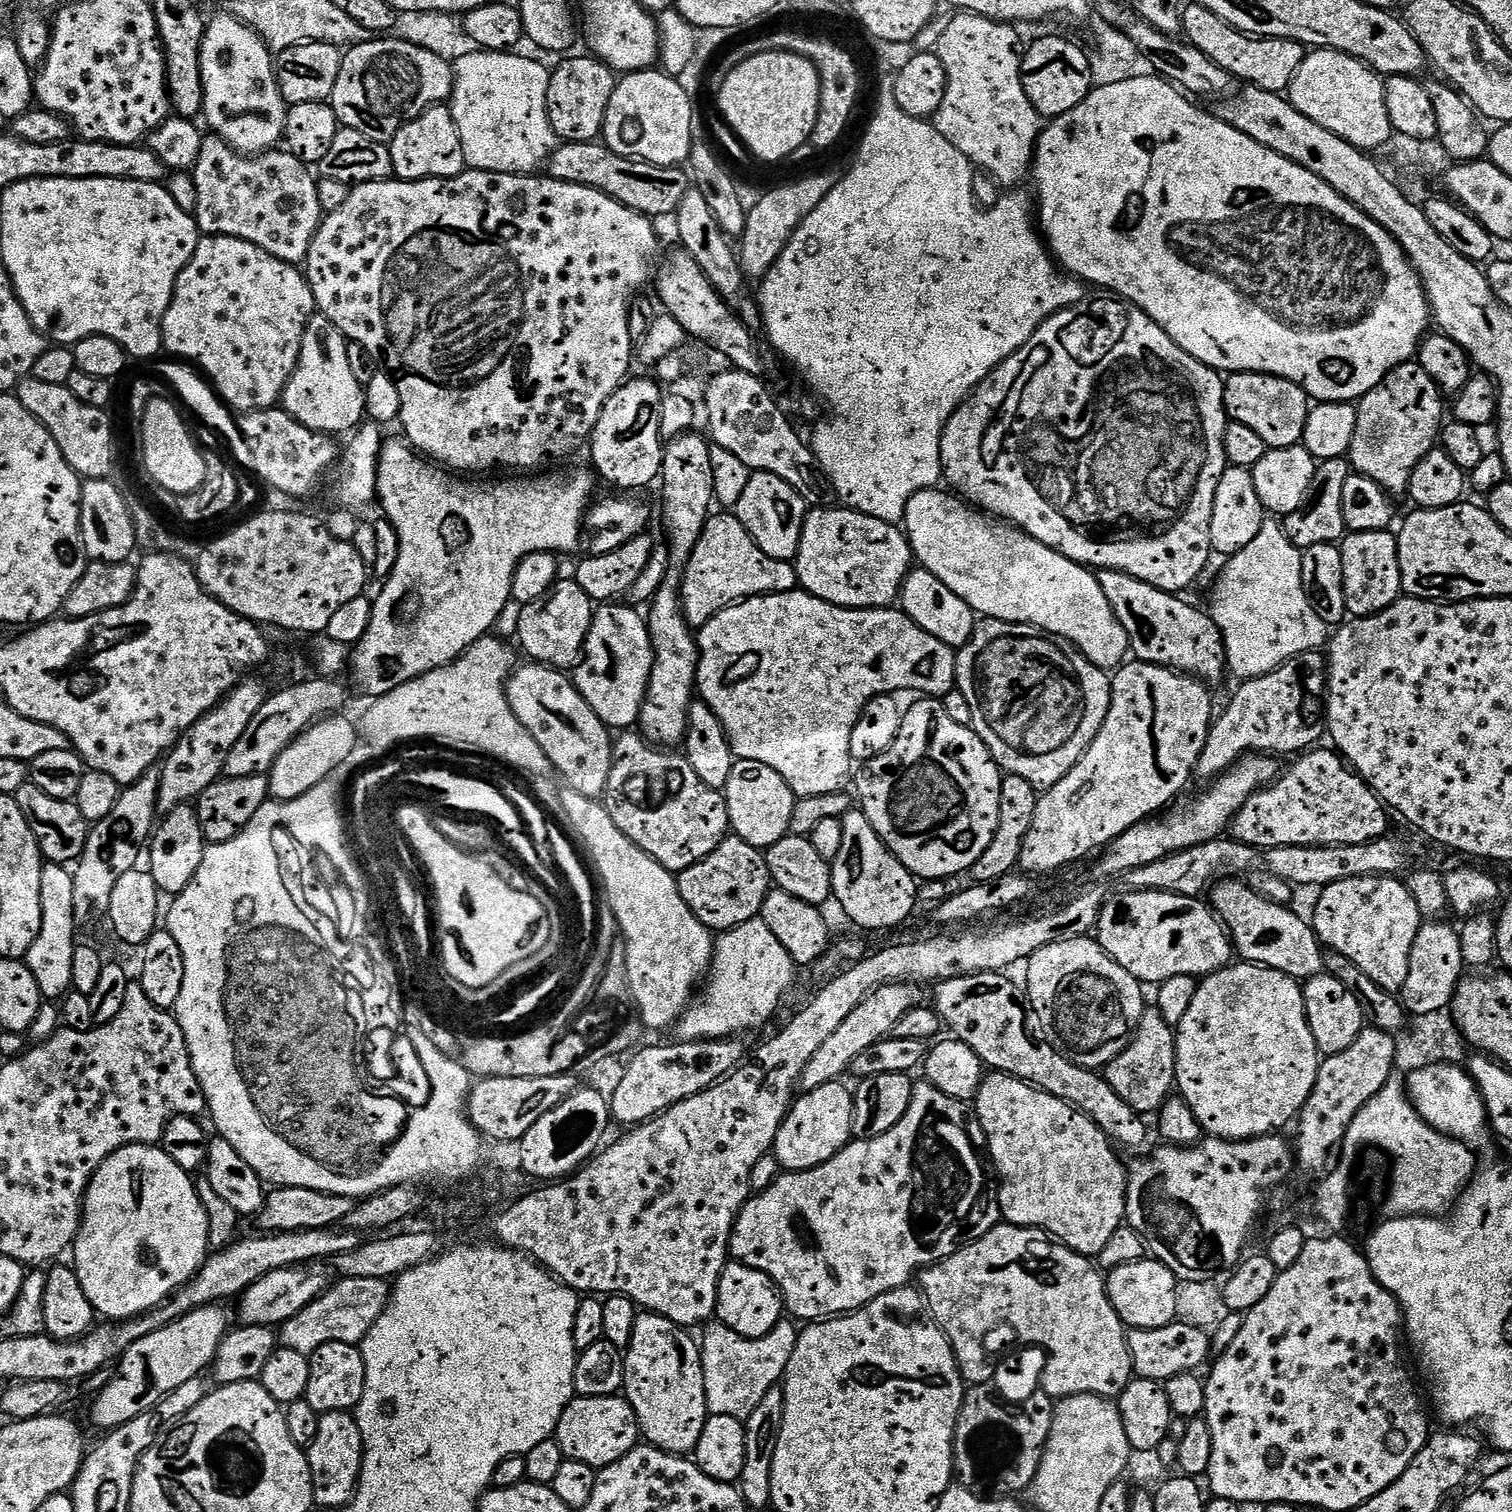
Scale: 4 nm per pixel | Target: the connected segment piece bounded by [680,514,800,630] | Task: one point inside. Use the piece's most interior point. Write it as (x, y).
(727, 566)

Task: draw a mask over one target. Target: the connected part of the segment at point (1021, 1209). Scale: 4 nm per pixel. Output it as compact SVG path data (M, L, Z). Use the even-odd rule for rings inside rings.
M992 1072L985 1075L974 1101L974 1111L983 1139L985 1141L988 1139L989 1153L987 1152L987 1155L990 1160L990 1155L992 1155L992 1160L996 1163L997 1170L1000 1171L1001 1184L1000 1192L998 1191L998 1207L1001 1217L1007 1223L1017 1224L1023 1228L1041 1228L1053 1240L1066 1245L1080 1256L1099 1257L1102 1246L1106 1246L1106 1242L1110 1242L1114 1230L1122 1227L1128 1214L1128 1170L1125 1161L1120 1161L1119 1154L1121 1155L1121 1153L1114 1147L1113 1141L1108 1139L1105 1132L1090 1117L1073 1108L1071 1104L1062 1102L1062 1098L1054 1098L1049 1092L1033 1088L1032 1085L1020 1080L1017 1076L1007 1076L1004 1072Z

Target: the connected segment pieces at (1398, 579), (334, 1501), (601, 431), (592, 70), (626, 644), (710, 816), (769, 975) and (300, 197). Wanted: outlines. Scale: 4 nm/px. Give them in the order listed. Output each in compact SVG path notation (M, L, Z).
M1366 530L1365 532L1348 532L1340 541L1338 547L1342 554L1342 586L1344 597L1348 607L1347 615L1352 618L1373 616L1382 610L1386 610L1402 596L1402 570L1398 562L1397 533L1392 530L1379 532L1378 530Z
M325 1412L318 1422L318 1434L314 1442L306 1449L308 1465L312 1471L312 1503L317 1509L336 1508L343 1510L352 1503L356 1495L356 1486L360 1483L360 1467L364 1461L364 1443L362 1430L358 1430L358 1422L352 1412Z
M633 377L607 400L590 437L593 469L602 480L620 488L642 488L659 479L664 457L660 434L664 398L663 387L655 379Z
M569 55L550 72L550 86L546 94L546 106L550 126L557 141L570 144L587 144L603 133L606 106L610 106L610 94L616 89L617 73L608 65L588 56Z
M624 602L601 603L592 613L584 654L574 669L577 690L609 730L628 730L639 721L654 666L647 619L635 611Z
M628 730L615 737L612 762L610 778L602 797L604 808L610 818L614 818L614 826L618 826L630 842L646 850L646 854L650 854L669 872L679 874L699 860L705 860L729 835L728 807L723 791L706 786L706 782L694 774L694 766L690 766L687 756L679 751L649 744L643 735Z
M757 918L715 937L710 972L702 991L674 1025L677 1041L727 1040L762 1027L791 990L798 966L774 938L770 926Z
M208 134L204 136L198 162L190 175L197 187L197 208L194 219L197 228L205 236L225 236L242 238L254 242L268 254L274 254L287 264L303 265L308 258L310 242L318 230L322 213L318 202L318 180L309 165L298 162L294 154L286 150L269 150L259 154L235 152L221 136Z

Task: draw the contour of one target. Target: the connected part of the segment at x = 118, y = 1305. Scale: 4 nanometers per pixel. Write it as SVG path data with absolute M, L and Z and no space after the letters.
M131 1144L118 1149L114 1154L110 1154L110 1158L106 1158L106 1162L102 1162L102 1166L98 1166L98 1170L92 1181L89 1182L84 1195L84 1217L80 1220L80 1232L76 1236L76 1243L71 1249L70 1256L76 1259L74 1261L76 1277L86 1294L86 1298L101 1317L112 1322L123 1322L134 1320L137 1316L152 1311L152 1309L164 1303L183 1284L188 1283L195 1276L196 1271L204 1265L209 1255L208 1219L206 1218L206 1210L196 1193L193 1177L186 1170L182 1170L182 1166L178 1166L178 1162L174 1162L174 1158L166 1155L163 1148L155 1144Z

